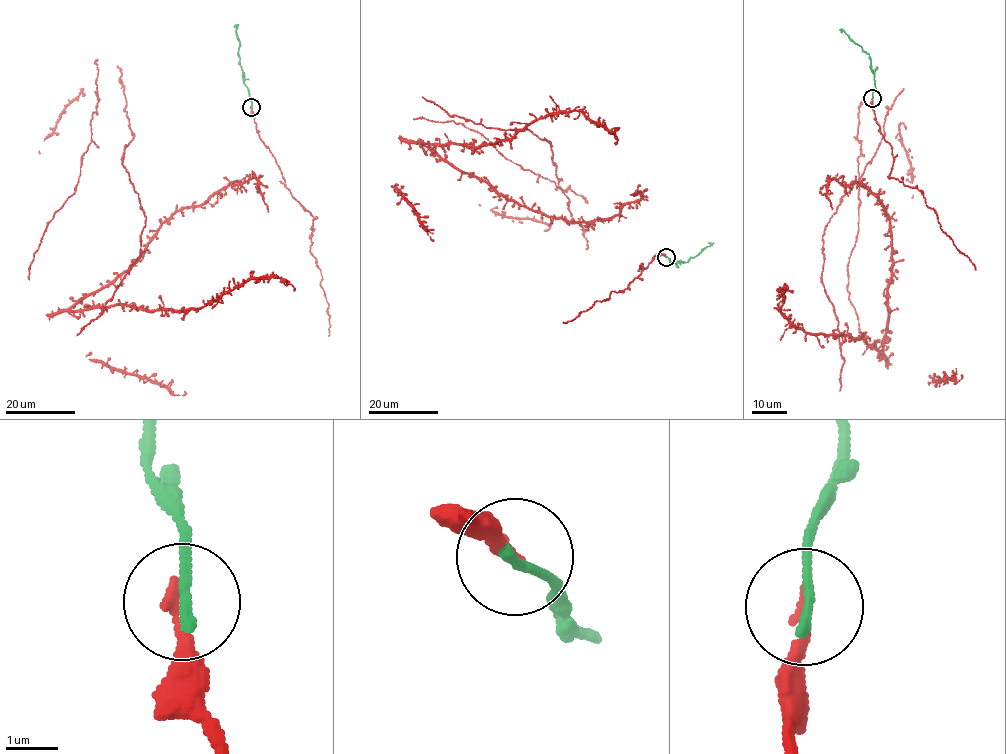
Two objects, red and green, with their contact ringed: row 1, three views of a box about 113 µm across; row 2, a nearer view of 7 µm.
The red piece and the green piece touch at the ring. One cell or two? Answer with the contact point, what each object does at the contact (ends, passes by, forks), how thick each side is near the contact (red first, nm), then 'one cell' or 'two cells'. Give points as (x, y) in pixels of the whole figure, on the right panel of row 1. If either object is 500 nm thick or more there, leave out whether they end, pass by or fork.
place (872, 98); red ends; green ends; calibres 220 and 200 nm; one cell

